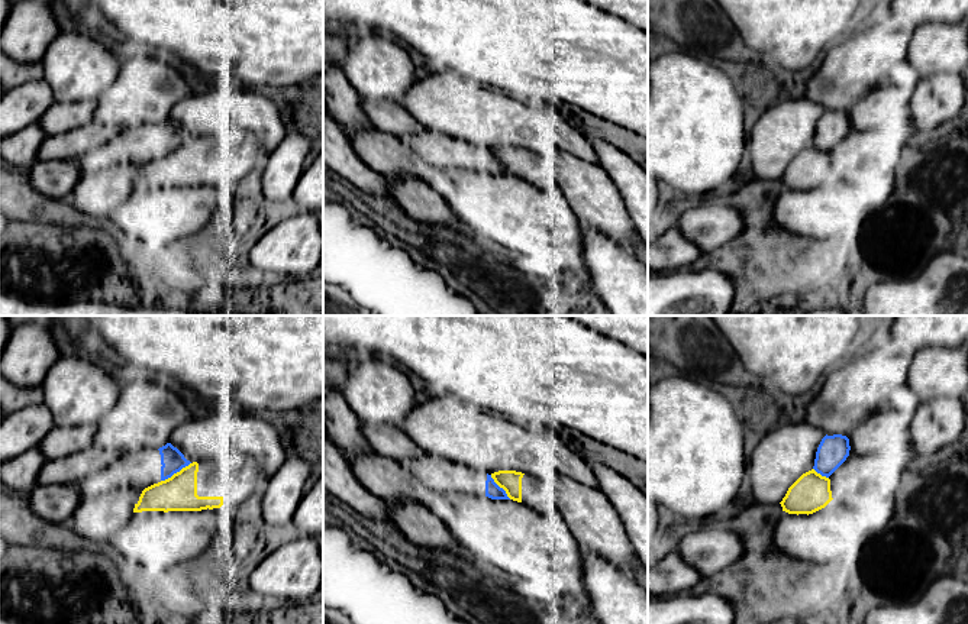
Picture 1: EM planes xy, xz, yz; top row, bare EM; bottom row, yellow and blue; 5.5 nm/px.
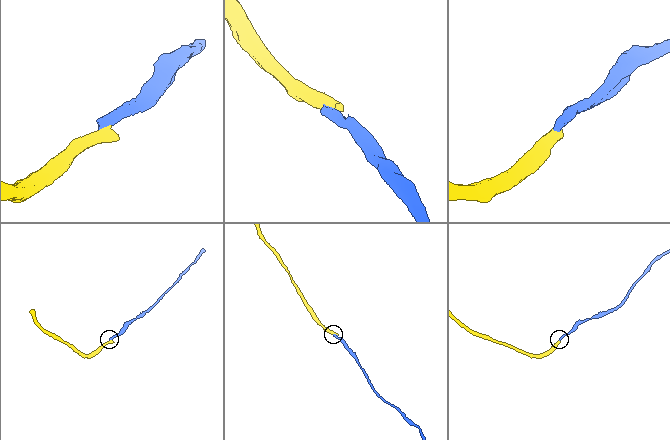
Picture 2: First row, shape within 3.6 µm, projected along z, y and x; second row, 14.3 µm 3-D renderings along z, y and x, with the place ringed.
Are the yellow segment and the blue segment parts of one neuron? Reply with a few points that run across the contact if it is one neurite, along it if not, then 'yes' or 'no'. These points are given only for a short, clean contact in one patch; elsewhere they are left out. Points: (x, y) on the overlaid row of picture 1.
line xy (190, 462), (161, 481); no

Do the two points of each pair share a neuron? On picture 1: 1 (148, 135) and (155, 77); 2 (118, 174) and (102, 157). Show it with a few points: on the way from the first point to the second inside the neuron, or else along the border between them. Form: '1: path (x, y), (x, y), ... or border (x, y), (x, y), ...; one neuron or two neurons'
1: border (157, 123), (142, 123), (125, 129); two neurons
2: border (134, 164), (112, 164), (83, 175); two neurons

